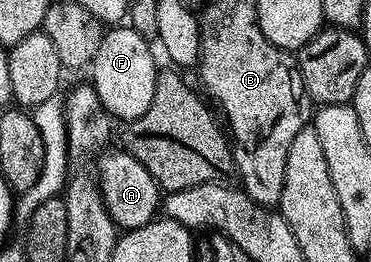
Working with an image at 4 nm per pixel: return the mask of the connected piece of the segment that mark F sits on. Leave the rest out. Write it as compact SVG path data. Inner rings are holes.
M117 25L106 30L91 64L91 82L99 101L109 110L114 120L132 121L147 113L155 93L159 64L153 60L150 40L144 39L134 27Z

